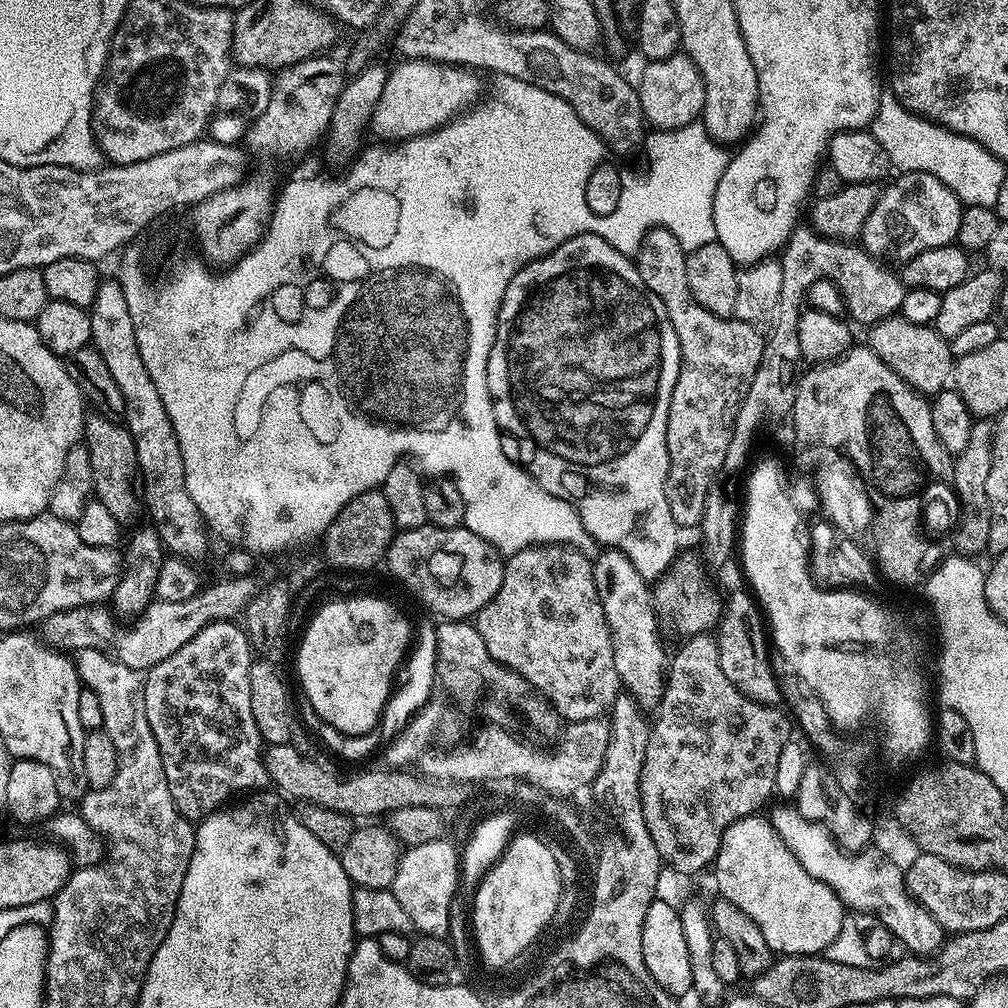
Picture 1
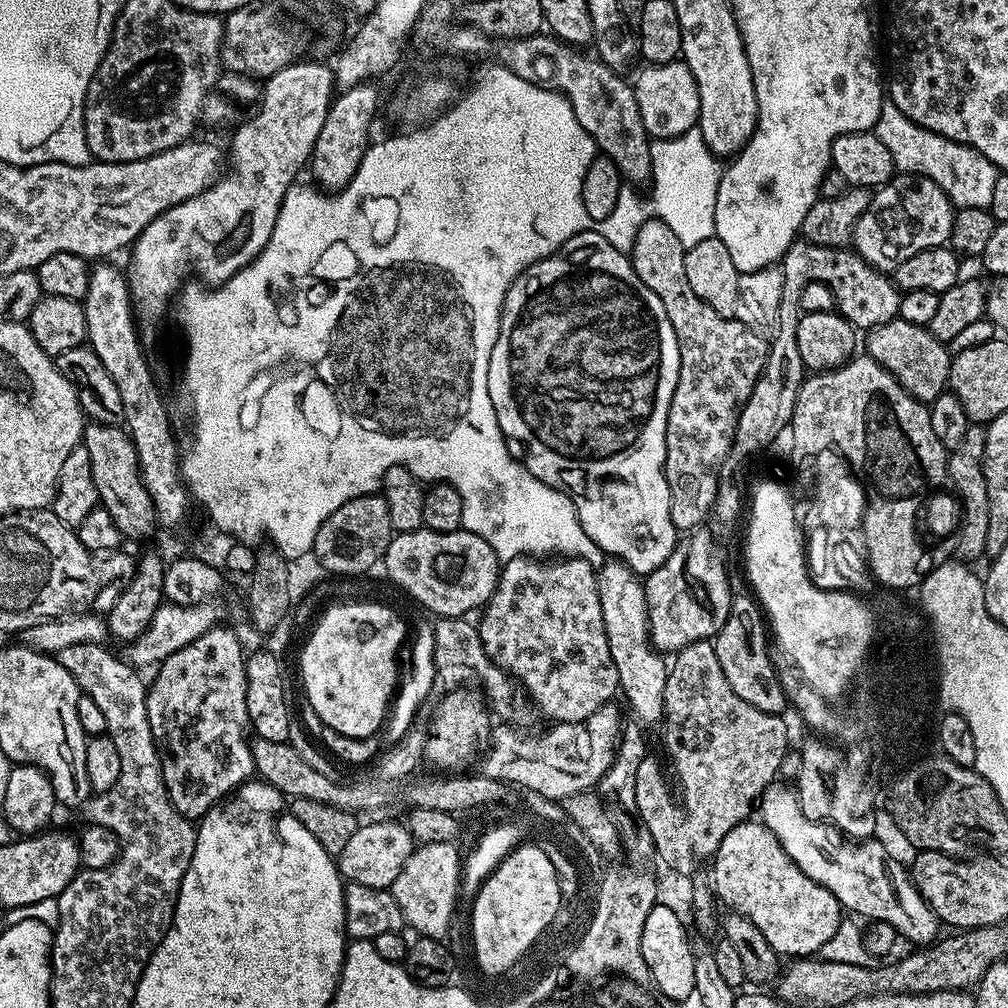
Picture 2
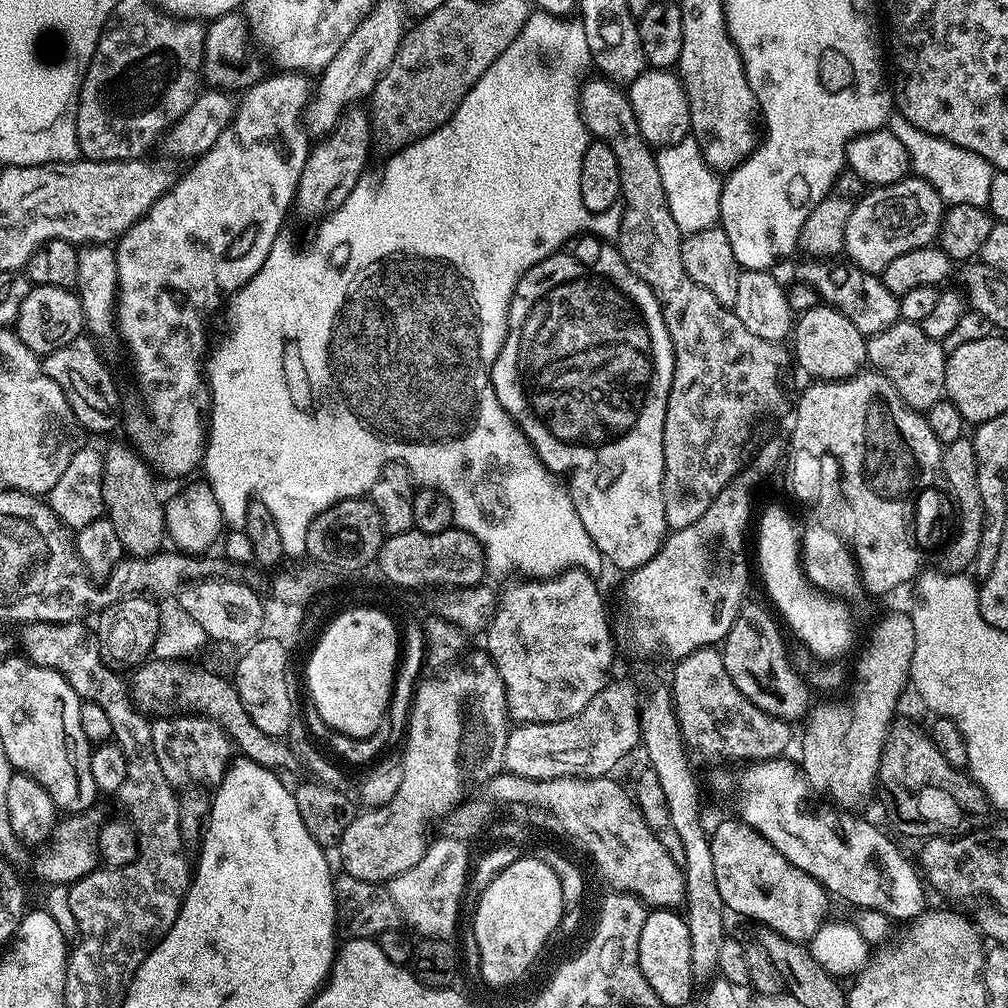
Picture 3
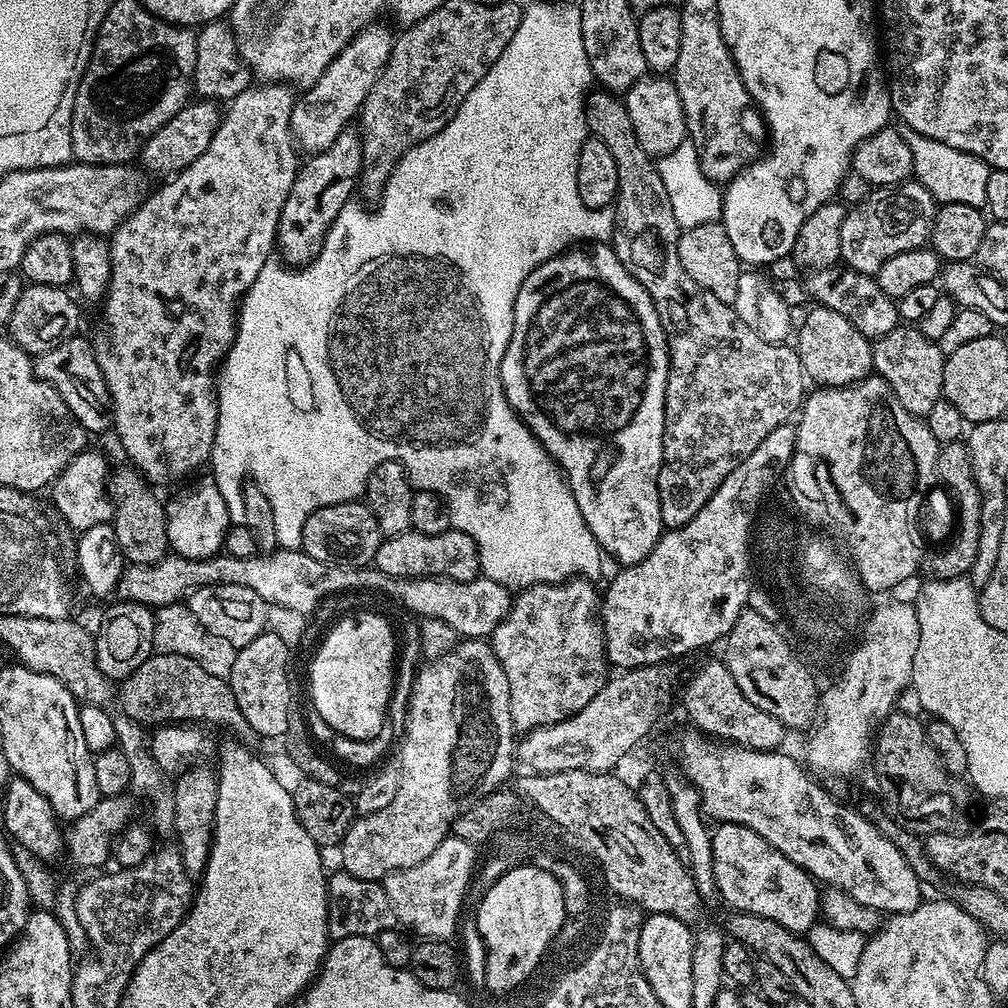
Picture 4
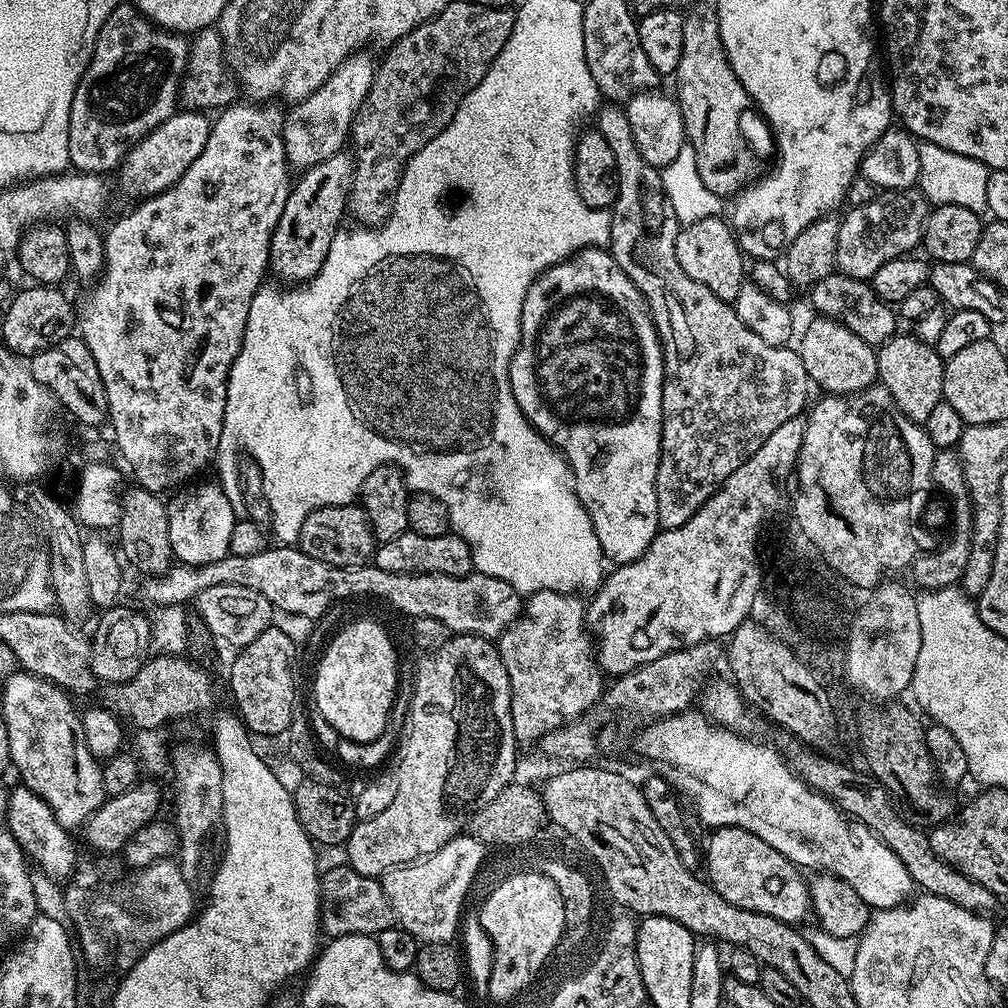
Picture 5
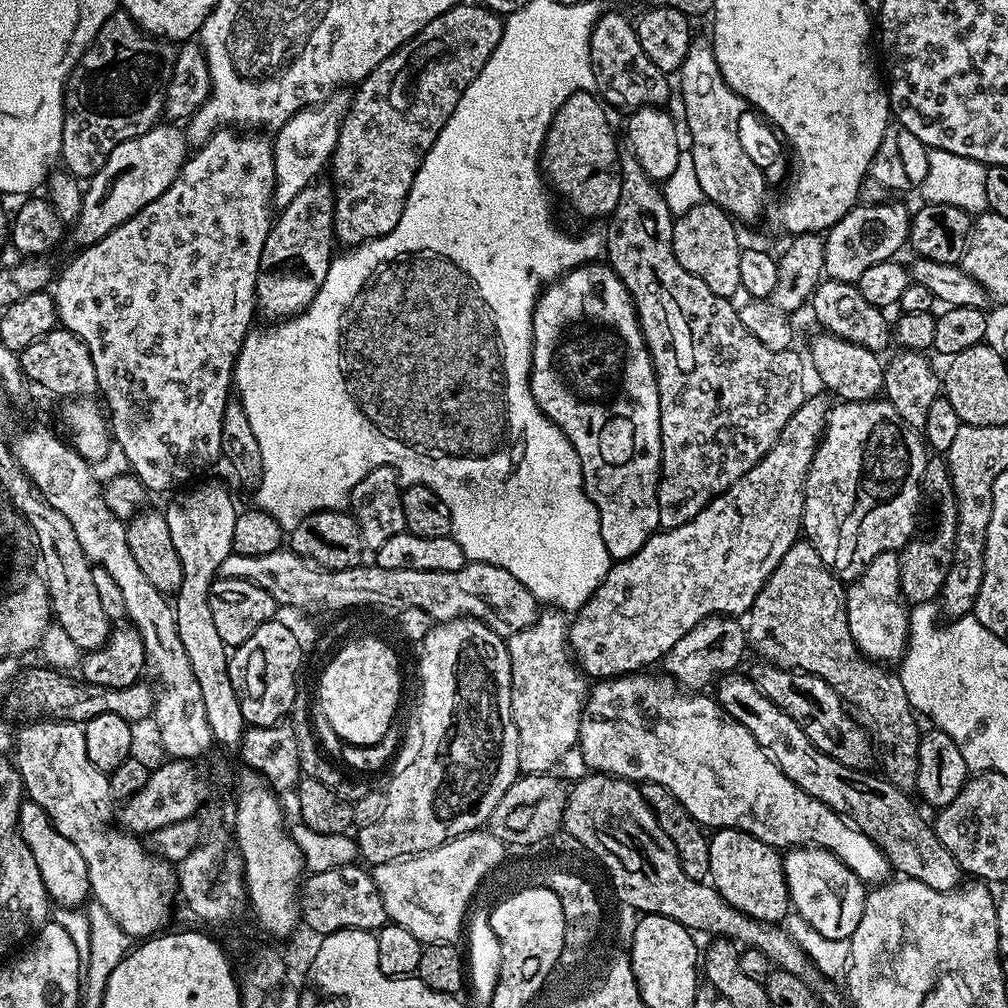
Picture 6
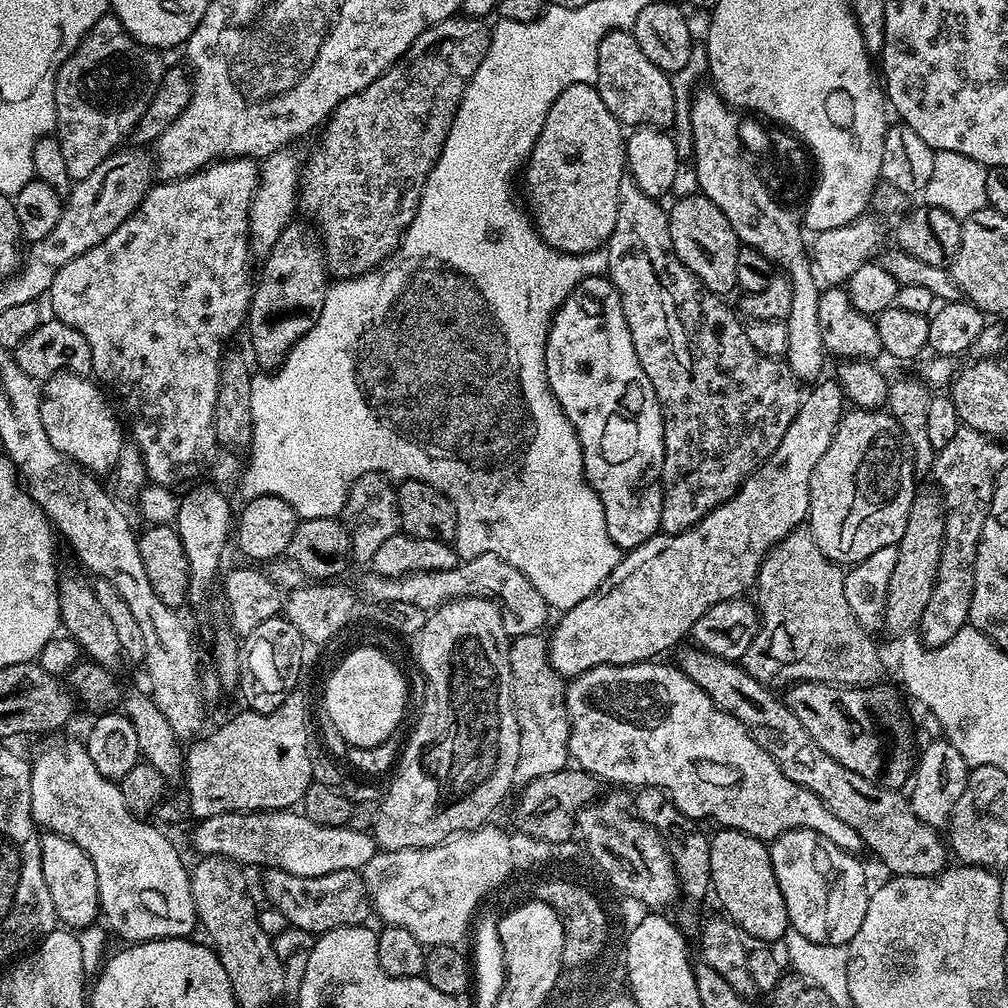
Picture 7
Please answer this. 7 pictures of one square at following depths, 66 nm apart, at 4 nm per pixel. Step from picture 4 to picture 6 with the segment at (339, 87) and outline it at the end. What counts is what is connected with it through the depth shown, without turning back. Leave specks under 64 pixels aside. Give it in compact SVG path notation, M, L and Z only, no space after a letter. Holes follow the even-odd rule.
M341 90L327 96L321 104L312 108L303 108L294 114L280 128L275 129L272 140L274 154L274 174L276 189L272 195L275 207L283 209L297 198L300 191L312 184L321 174L320 171L329 167L334 150L338 146L338 134L344 121L344 116L352 105L352 96Z

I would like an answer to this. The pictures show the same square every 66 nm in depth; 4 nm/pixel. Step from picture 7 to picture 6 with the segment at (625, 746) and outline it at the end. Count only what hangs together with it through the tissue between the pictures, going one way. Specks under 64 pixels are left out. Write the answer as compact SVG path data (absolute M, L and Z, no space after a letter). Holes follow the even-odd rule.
M629 674L615 678L604 678L591 685L584 702L584 713L580 716L578 753L580 752L581 758L592 767L589 769L591 769L593 773L619 776L621 780L631 780L633 782L652 781L661 784L669 791L669 794L674 798L678 798L678 802L687 810L689 817L691 817L695 823L697 820L698 823L705 824L705 826L700 825L705 829L719 830L722 828L739 828L740 831L749 832L754 838L771 844L772 847L777 850L789 850L797 846L824 848L844 862L865 885L876 886L889 879L890 869L888 859L882 854L879 846L877 846L865 832L860 831L855 824L839 816L830 806L818 802L818 798L814 798L810 794L801 792L794 782L790 782L790 778L786 778L786 774L782 774L780 767L764 753L762 746L758 746L758 742L750 734L750 730L746 730L746 726L742 726L737 720L732 719L732 717L716 703L711 695L689 694L687 691L677 687L671 679L663 678L664 680L659 680L656 676L644 675L648 674Z

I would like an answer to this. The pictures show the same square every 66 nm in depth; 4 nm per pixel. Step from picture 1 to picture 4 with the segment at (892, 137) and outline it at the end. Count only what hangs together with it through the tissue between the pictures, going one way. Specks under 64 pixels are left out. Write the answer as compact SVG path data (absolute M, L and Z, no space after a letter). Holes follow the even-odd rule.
M904 128L903 133L904 141L910 146L912 154L912 176L915 183L930 190L933 200L940 204L962 202L979 209L985 207L986 182L990 169L984 161L974 154L954 150L954 146L946 146L946 142L934 142L934 138L926 138L909 128Z

